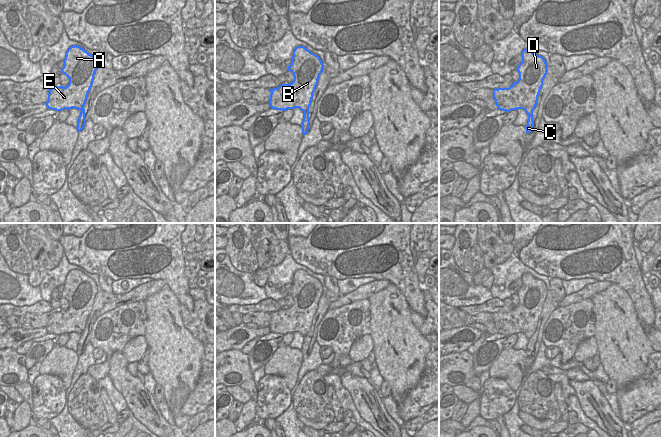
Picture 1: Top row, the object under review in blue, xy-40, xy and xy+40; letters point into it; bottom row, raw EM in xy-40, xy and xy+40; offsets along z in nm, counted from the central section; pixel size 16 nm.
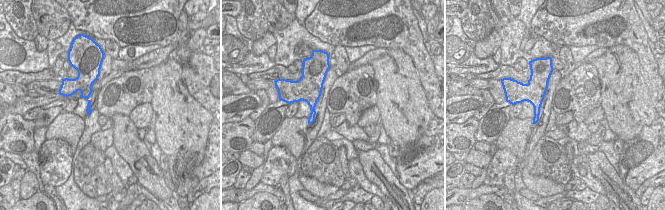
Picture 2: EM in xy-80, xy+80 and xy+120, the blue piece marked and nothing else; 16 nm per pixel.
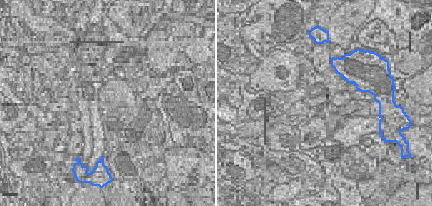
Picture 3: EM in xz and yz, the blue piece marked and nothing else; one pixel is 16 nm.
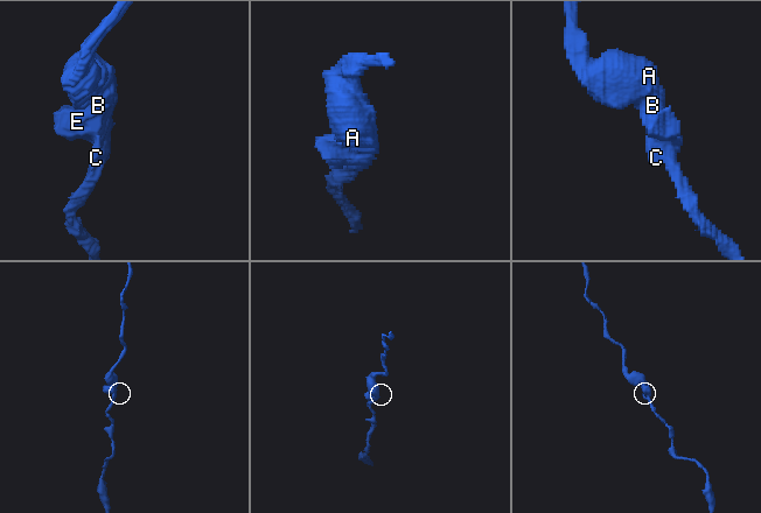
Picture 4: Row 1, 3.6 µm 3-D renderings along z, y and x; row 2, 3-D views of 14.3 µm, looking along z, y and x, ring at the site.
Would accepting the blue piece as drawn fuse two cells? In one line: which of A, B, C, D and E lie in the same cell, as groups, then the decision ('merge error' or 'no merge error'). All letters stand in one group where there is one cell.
groups A B C D E; no merge error

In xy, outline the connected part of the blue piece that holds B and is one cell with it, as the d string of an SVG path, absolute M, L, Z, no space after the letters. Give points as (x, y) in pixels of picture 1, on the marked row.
M297 46L294 49L291 60L287 71L293 73L294 80L290 84L282 84L270 89L269 104L272 109L276 110L299 108L303 111L301 128L302 133L306 135L310 124L309 107L319 76L323 71L323 63L318 55L304 46Z

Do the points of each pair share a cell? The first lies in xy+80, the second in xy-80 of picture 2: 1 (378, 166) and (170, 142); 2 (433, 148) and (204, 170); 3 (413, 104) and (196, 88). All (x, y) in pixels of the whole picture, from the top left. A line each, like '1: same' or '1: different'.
1: different
2: same
3: different

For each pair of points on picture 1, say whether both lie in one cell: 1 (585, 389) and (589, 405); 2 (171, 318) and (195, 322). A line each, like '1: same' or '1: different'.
1: same
2: different

